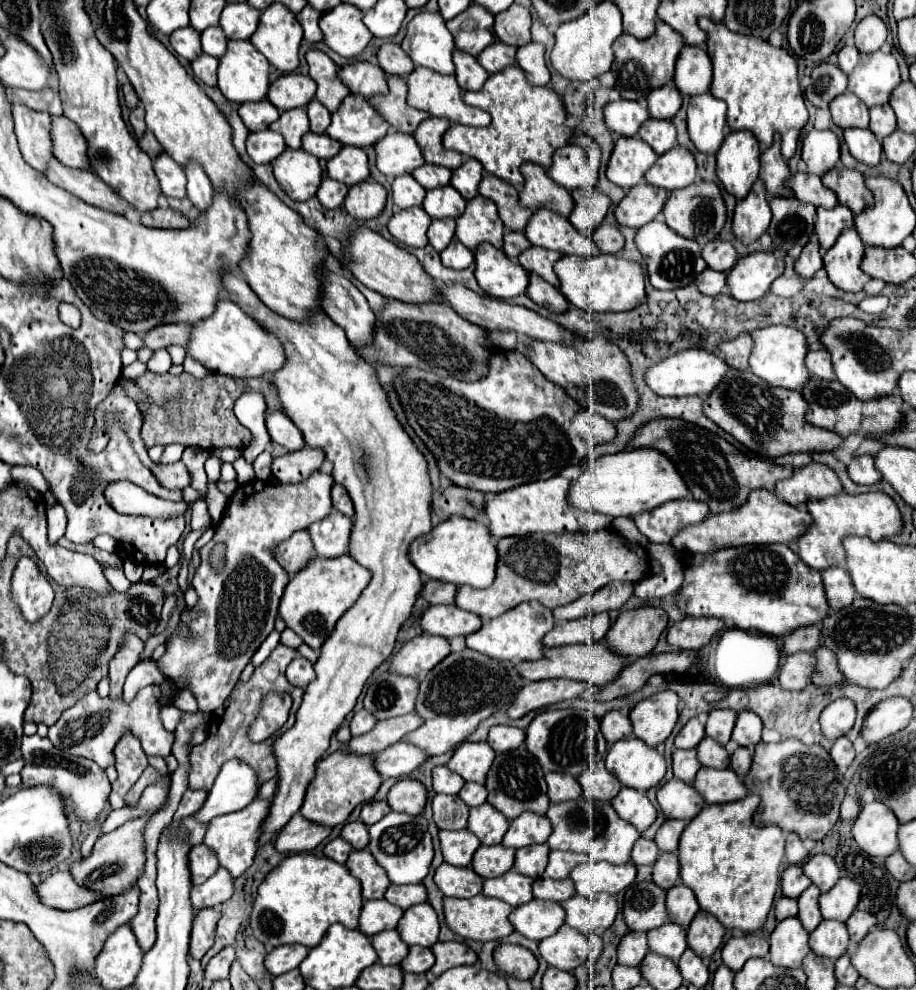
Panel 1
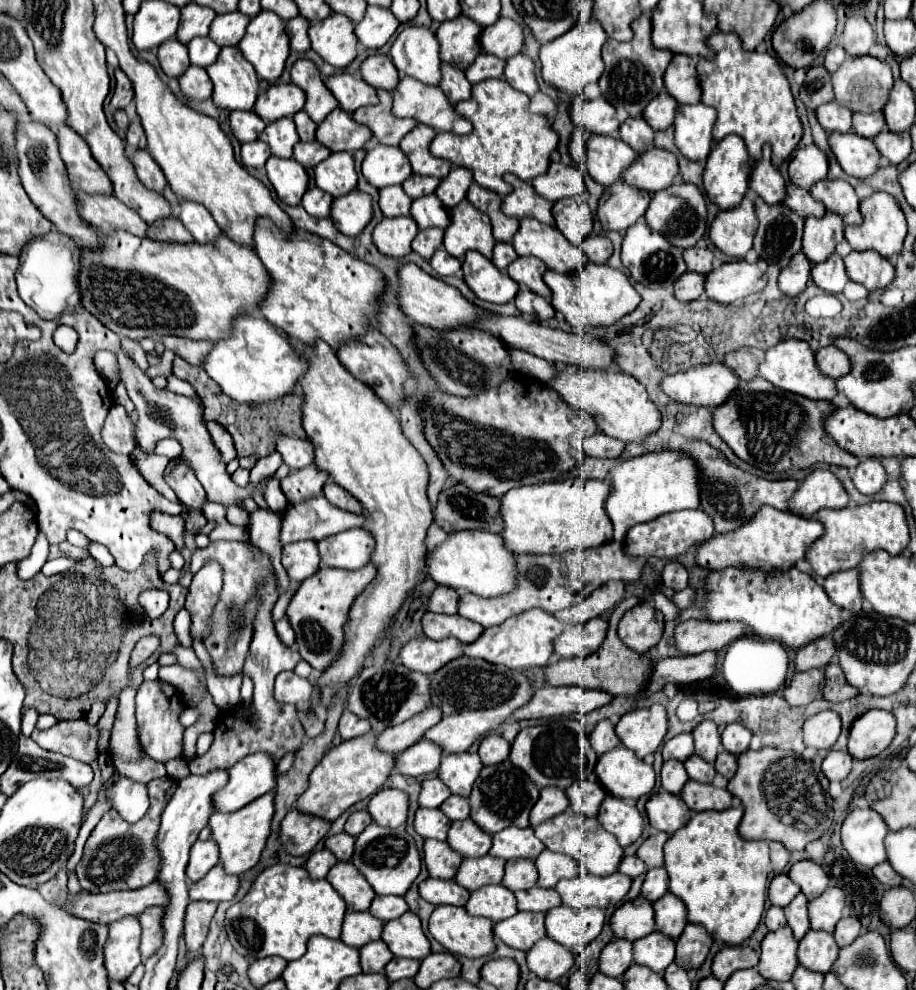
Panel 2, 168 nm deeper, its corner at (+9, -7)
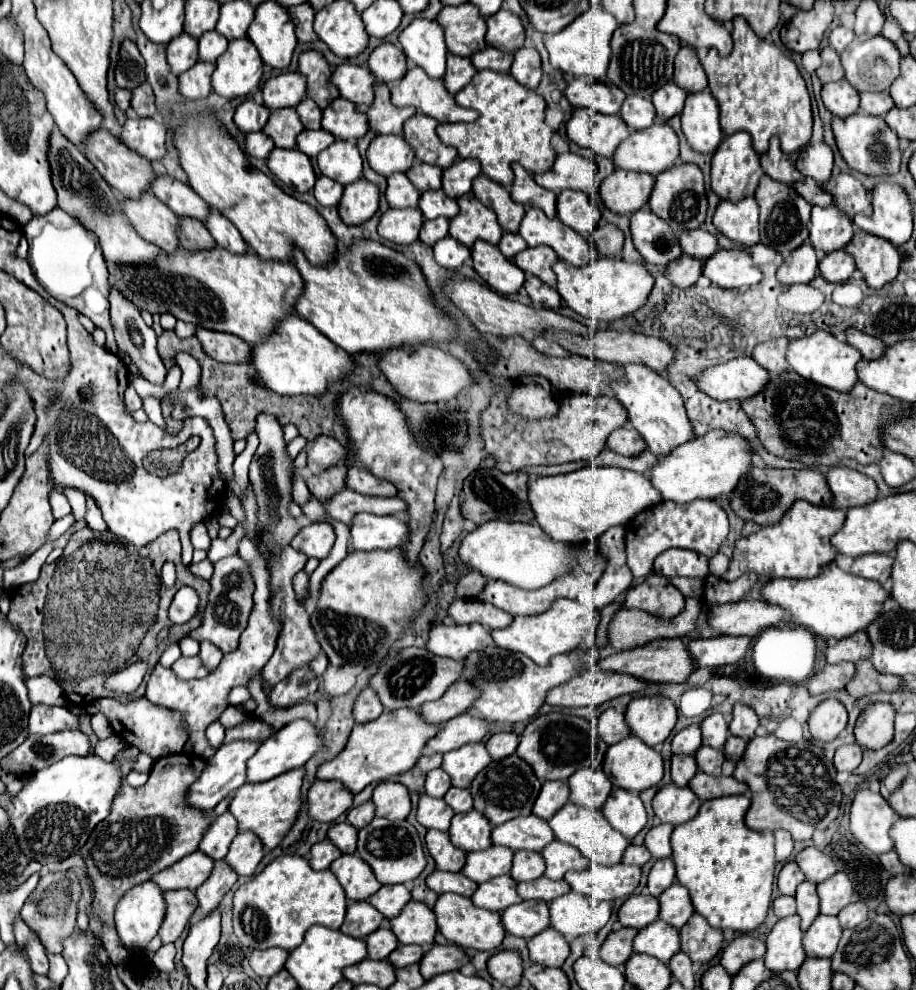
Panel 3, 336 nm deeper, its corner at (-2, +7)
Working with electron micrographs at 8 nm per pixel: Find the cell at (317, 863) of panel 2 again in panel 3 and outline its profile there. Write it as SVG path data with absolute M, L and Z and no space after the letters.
M323 840L311 848L309 864L313 870L327 870L331 866L331 862L337 860L339 856L341 856L341 852L329 840Z

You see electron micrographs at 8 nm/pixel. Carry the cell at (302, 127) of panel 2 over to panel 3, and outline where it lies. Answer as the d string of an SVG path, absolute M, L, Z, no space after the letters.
M305 98L295 110L297 110L297 114L299 114L299 118L307 130L319 130L321 128L321 110L313 100Z

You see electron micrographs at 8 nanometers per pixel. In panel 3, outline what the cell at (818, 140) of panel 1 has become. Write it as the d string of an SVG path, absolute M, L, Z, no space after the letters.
M825 142L809 144L801 150L797 166L803 176L809 176L819 186L823 186L833 174L833 152Z

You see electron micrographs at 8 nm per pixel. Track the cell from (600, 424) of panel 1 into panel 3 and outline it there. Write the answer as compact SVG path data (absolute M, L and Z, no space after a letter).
M619 428L609 436L607 448L621 456L637 456L647 448L647 444L633 428Z

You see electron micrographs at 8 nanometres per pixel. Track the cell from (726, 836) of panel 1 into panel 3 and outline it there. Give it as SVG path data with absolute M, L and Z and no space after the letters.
M723 796L701 804L691 822L679 824L671 836L673 862L677 880L689 894L695 912L699 912L713 928L751 932L767 916L773 878L775 878L775 848L771 832L753 832L745 826L749 796Z

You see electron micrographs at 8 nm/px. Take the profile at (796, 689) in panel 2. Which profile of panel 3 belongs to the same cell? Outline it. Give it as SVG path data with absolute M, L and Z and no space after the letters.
M827 664L821 672L817 672L809 682L807 688L811 694L823 694L831 690L843 690L847 682L855 676L855 664Z

